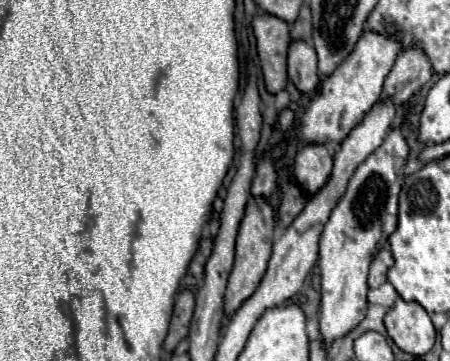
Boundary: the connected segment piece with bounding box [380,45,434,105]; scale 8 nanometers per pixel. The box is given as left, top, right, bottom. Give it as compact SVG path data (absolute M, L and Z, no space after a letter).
M412 45L402 49L398 55L390 75L384 81L382 97L392 99L396 105L402 105L410 99L414 91L418 91L426 81L434 75L432 63L420 45Z

